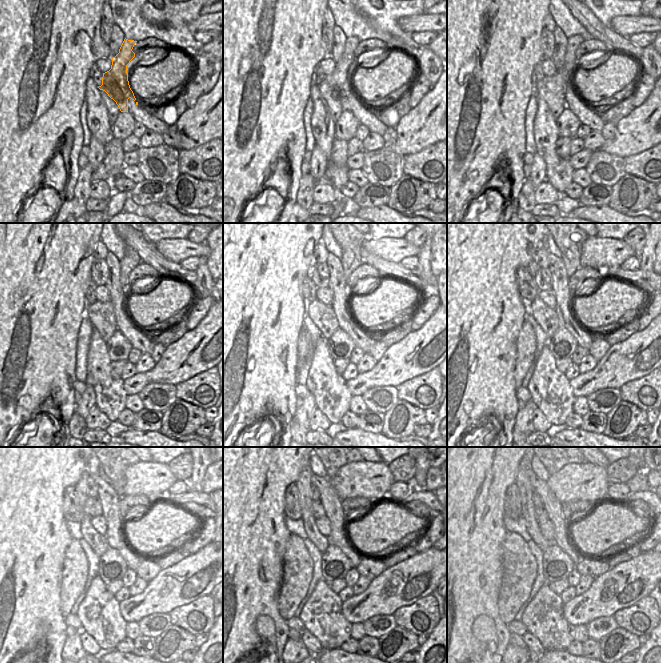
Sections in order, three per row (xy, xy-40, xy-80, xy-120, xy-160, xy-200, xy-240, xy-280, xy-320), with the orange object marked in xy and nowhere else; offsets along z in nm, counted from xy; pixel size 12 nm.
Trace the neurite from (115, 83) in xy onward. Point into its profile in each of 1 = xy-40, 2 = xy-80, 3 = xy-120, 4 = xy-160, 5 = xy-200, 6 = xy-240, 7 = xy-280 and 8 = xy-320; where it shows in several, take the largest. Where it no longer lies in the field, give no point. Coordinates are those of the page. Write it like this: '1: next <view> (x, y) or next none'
1: next xy-40 (341, 75)
2: next xy-80 (563, 75)
3: next xy-120 (131, 258)
4: next xy-160 (350, 243)
5: next xy-200 (570, 243)
6: next xy-240 (114, 467)
7: next xy-280 (331, 467)
8: next xy-320 (552, 467)

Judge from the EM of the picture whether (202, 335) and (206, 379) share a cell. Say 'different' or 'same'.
different

